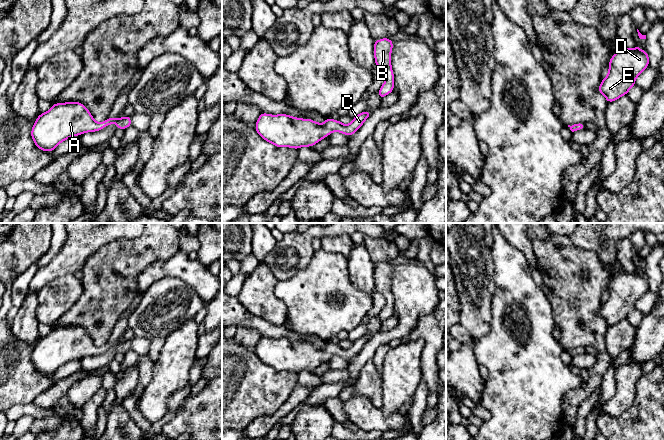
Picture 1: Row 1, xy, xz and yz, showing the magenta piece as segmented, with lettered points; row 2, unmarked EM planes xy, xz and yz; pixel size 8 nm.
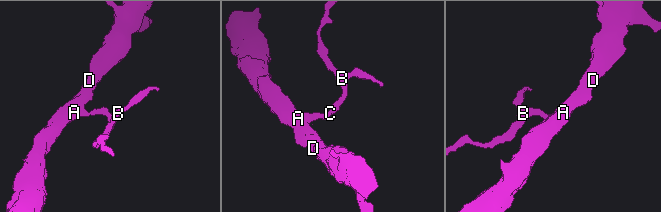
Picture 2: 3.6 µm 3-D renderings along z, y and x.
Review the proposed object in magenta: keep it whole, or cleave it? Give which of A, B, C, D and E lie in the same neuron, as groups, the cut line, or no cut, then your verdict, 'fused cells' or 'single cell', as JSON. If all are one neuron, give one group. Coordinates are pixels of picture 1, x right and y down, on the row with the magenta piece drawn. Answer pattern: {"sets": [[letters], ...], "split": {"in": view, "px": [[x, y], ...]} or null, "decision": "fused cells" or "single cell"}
{"sets": [["A", "B", "C", "D", "E"]], "split": null, "decision": "single cell"}

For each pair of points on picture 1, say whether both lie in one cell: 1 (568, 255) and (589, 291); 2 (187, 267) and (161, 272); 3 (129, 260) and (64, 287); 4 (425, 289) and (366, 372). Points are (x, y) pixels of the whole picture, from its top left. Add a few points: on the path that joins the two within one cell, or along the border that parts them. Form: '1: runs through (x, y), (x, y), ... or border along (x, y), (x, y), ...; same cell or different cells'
1: runs through (568, 264), (580, 282); same cell
2: runs through (181, 267), (167, 268); same cell
3: border along (81, 280), (82, 294), (74, 303); different cells
4: border along (371, 359), (364, 364), (357, 378); different cells

